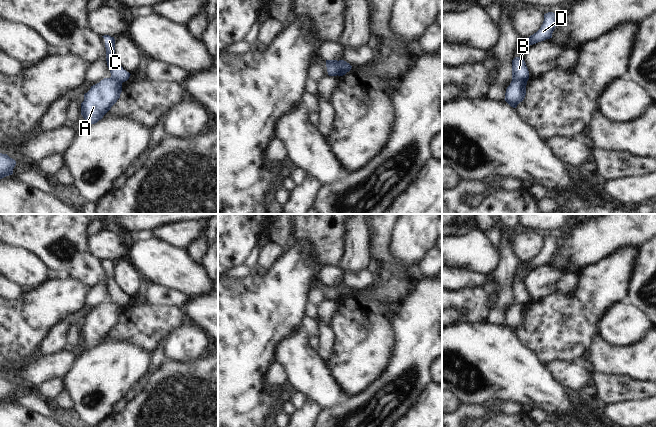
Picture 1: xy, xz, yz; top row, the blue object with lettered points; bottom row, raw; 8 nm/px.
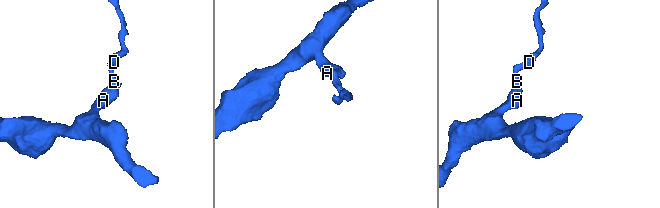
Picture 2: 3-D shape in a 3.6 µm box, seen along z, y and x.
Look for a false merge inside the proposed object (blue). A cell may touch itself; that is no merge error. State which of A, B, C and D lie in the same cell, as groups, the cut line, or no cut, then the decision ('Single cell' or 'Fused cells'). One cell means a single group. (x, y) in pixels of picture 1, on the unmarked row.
Groups: A / B C D. Split along yz (512, 303), (523, 303), (526, 305). Fused cells

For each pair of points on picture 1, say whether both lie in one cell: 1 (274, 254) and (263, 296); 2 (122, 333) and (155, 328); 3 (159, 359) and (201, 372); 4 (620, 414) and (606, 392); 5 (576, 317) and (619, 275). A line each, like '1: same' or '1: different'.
1: different
2: same
3: different
4: different
5: same

